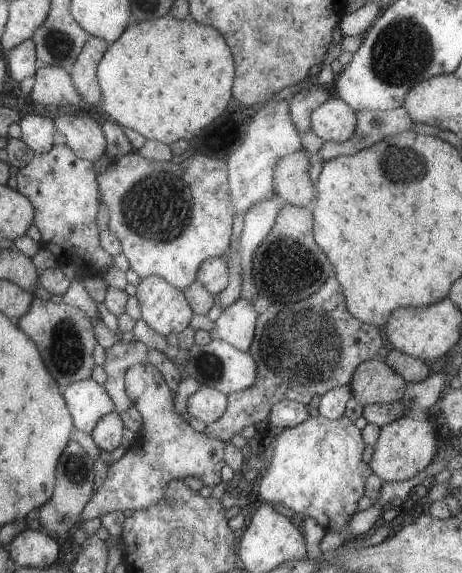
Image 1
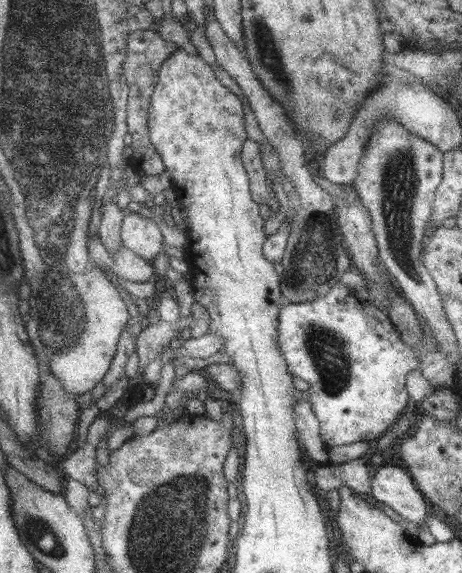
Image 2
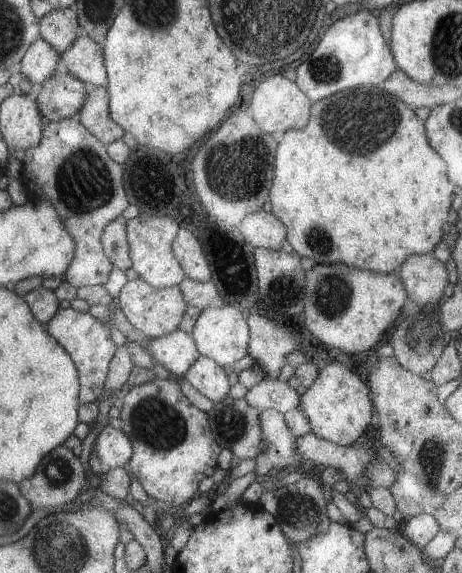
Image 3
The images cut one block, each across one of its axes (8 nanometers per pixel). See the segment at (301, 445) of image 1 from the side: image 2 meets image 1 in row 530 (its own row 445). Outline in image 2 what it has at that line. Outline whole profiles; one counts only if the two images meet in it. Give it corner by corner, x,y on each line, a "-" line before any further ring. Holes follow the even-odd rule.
336,282
336,286
334,286
326,296
318,296
316,300
296,302
296,304
285,302
279,312
278,345
290,370
290,374
302,378
302,380
305,380
310,385
305,393
305,398
312,403
312,412
314,412
319,420
321,439
327,448
331,446
342,446
343,444
354,444
354,442
360,442
361,440
369,441
374,438
379,438
386,430
390,430
397,423
398,418
400,418
404,412
404,408
406,408
406,405
410,402
408,390
406,389
406,376
408,376
412,370
419,369
419,356
415,353
412,345
406,344
406,342
400,338
398,330
394,328
390,317
385,311
381,311
380,308
372,306
370,302
360,298
360,296
353,289
348,288
344,282

